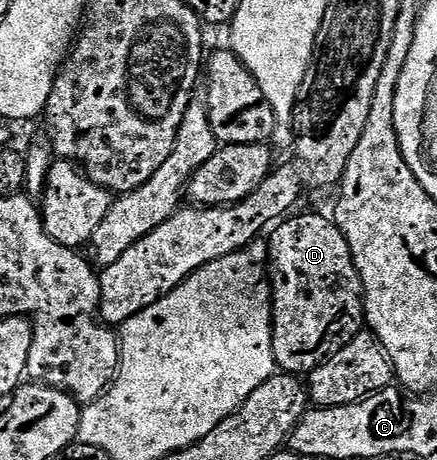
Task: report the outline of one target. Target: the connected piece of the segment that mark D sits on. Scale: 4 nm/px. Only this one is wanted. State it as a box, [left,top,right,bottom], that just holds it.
[268,214,364,374]

